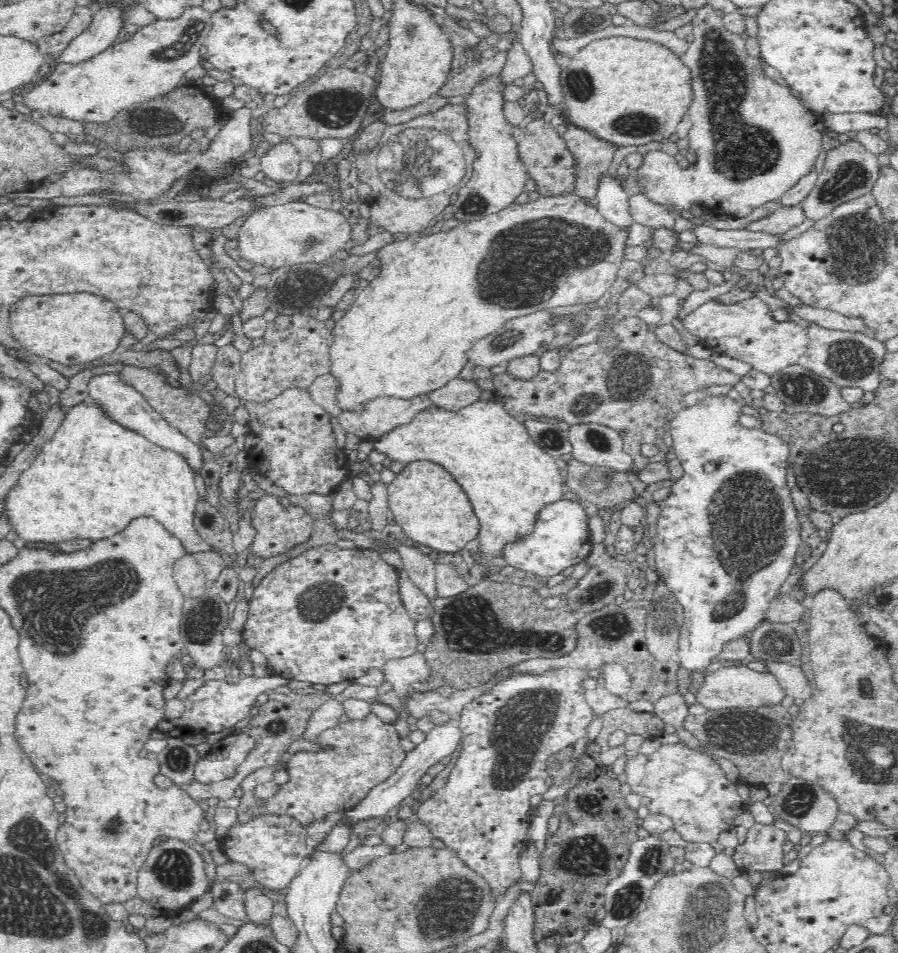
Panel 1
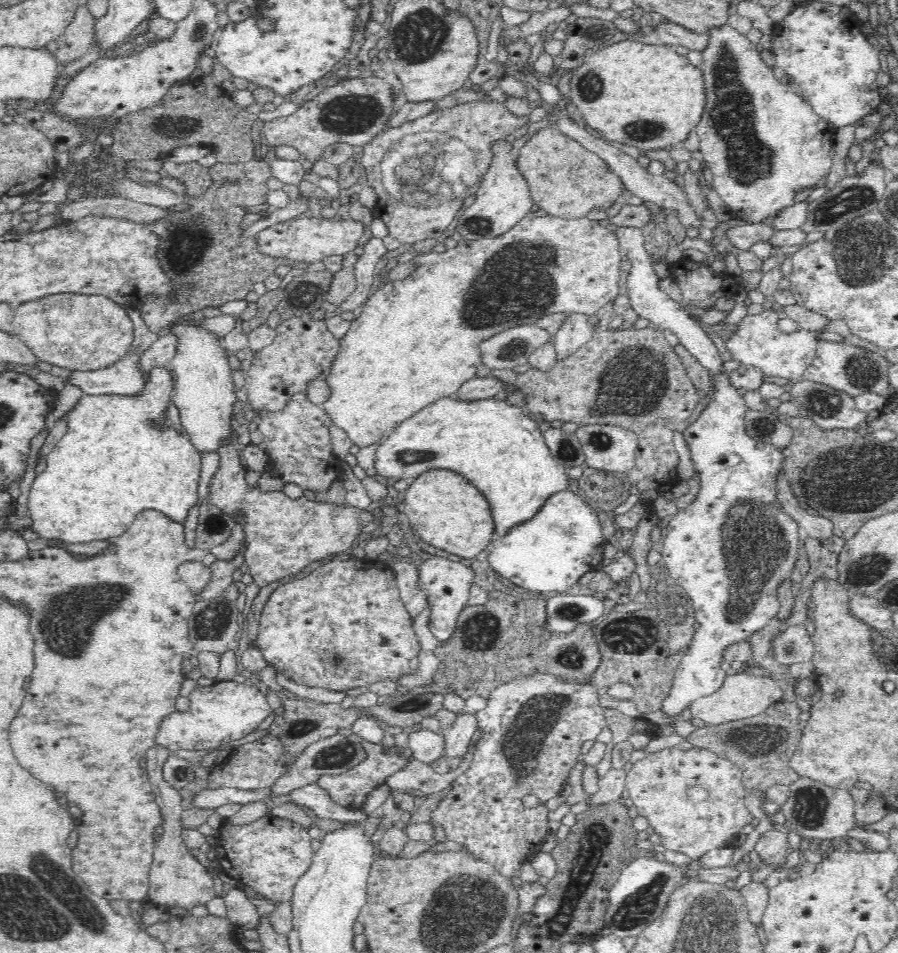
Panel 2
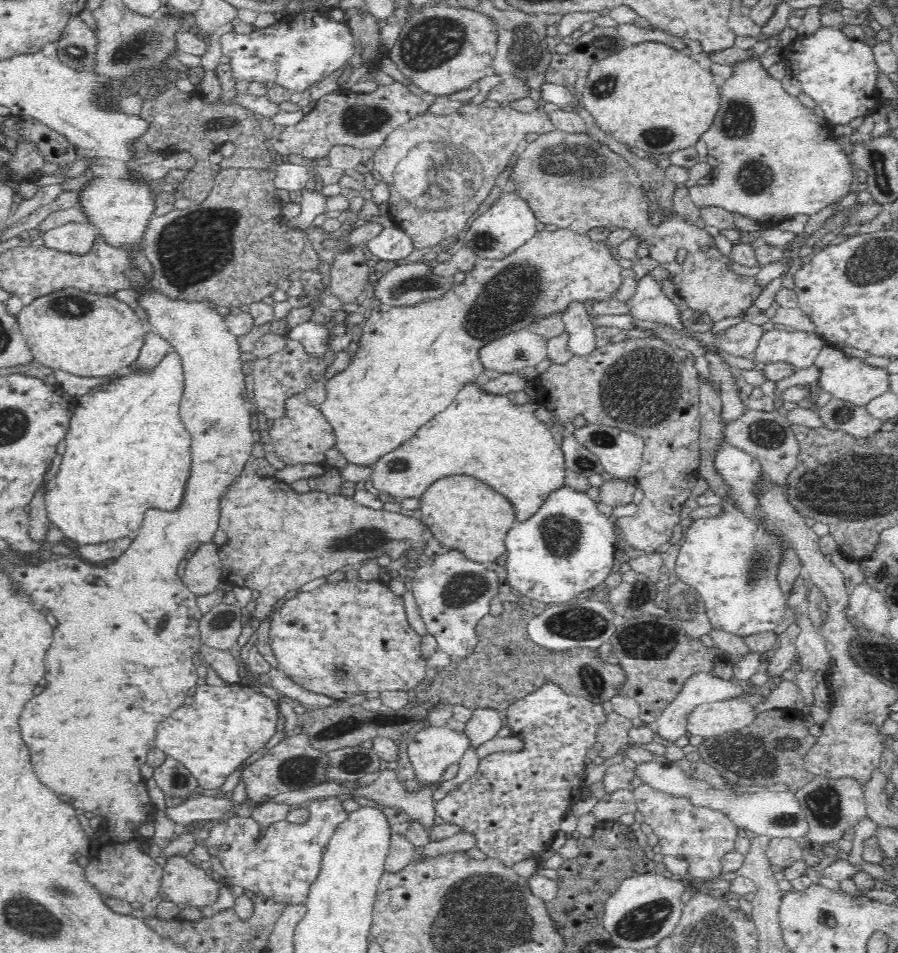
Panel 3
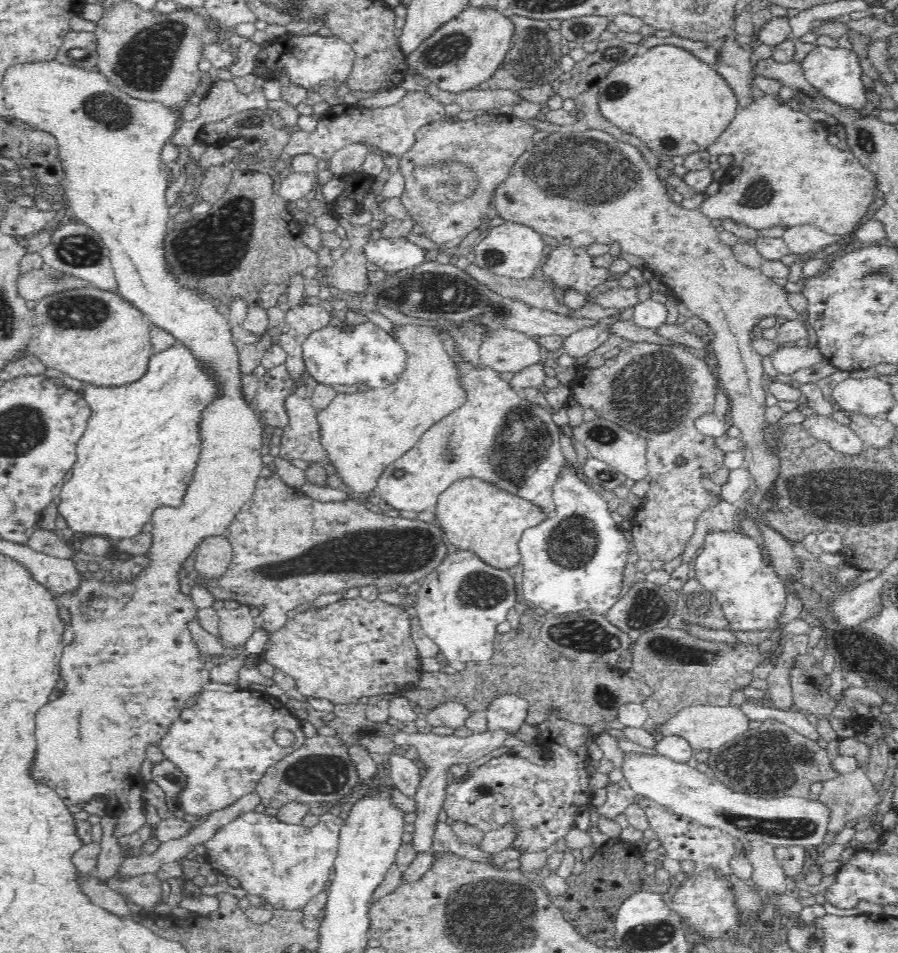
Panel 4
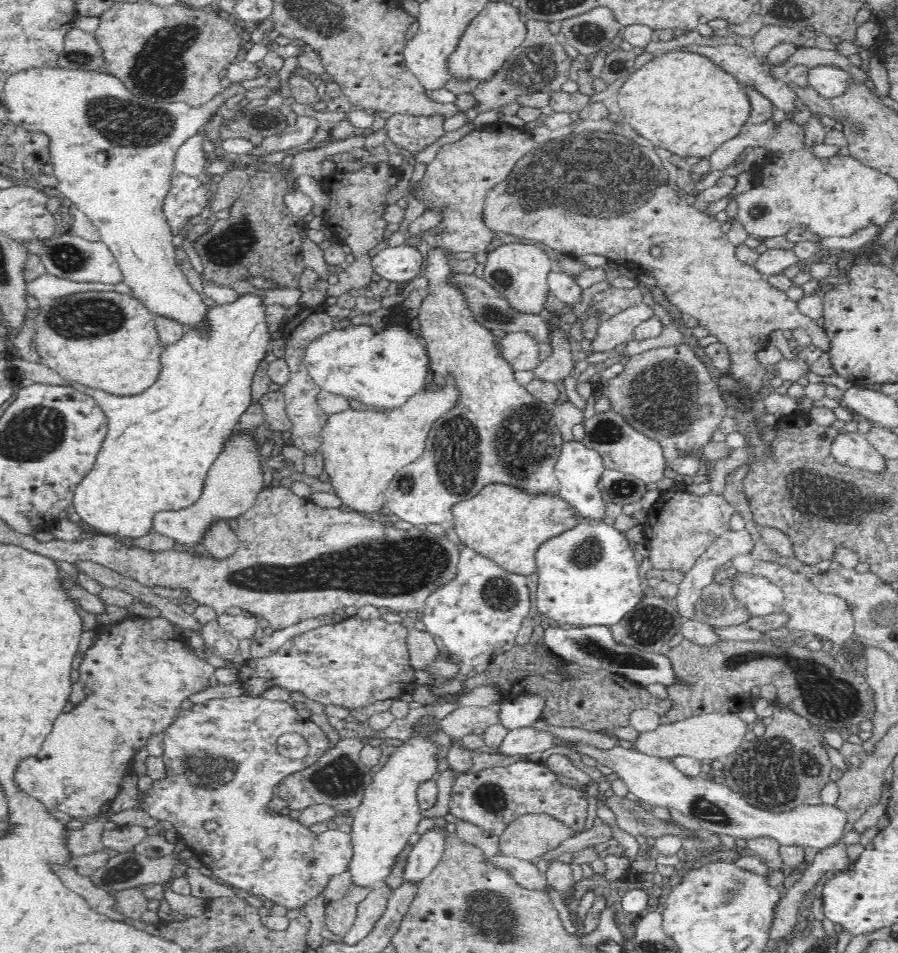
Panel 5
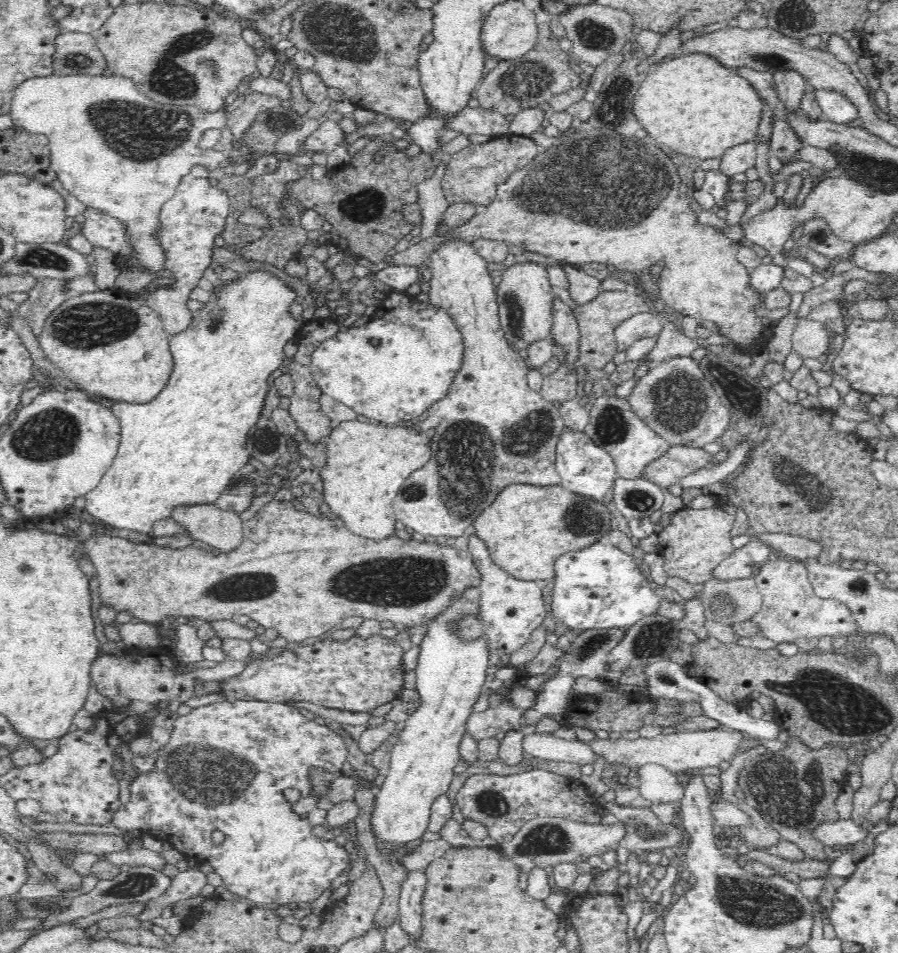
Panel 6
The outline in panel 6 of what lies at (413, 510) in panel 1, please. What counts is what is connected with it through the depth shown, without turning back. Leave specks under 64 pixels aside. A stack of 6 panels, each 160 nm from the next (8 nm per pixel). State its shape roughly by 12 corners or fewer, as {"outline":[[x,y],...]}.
{"outline":[[509,484],[471,520],[492,561],[554,578],[612,514],[560,484]]}

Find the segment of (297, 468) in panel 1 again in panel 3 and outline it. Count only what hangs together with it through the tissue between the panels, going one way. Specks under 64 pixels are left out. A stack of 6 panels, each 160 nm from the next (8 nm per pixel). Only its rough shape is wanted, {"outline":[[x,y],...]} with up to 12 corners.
{"outline":[[305,393],[268,428],[288,466],[321,464],[336,435]]}

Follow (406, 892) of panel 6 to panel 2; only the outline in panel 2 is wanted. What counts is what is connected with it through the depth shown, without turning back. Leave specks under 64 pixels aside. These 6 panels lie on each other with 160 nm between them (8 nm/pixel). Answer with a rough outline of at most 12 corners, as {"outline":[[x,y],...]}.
{"outline":[[409,730],[409,756],[432,764],[443,753],[440,732]]}

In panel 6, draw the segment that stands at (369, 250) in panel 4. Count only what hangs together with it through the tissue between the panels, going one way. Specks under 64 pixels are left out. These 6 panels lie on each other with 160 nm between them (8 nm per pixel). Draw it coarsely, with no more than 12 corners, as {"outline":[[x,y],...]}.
{"outline":[[393,290],[363,326],[322,340],[320,393],[373,422],[422,418],[459,367],[449,316]]}

